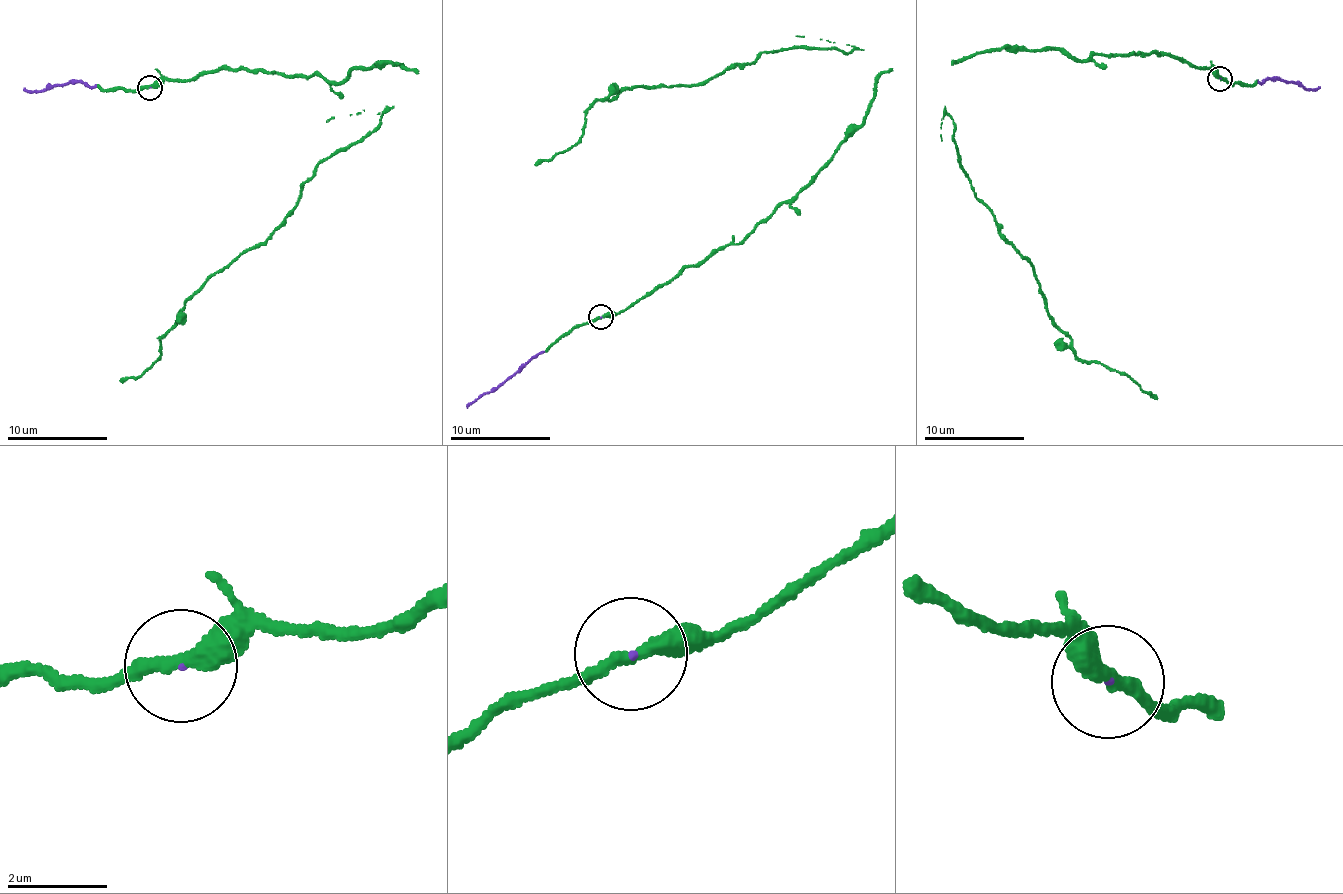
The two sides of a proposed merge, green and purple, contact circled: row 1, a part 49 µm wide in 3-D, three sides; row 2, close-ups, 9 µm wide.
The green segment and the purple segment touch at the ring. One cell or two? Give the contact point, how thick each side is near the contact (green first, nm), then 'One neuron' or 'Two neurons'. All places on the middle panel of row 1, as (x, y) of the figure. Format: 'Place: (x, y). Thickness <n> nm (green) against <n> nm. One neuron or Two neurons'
Place: (600, 317). Thickness 320 nm (green) against 50 nm. One neuron

